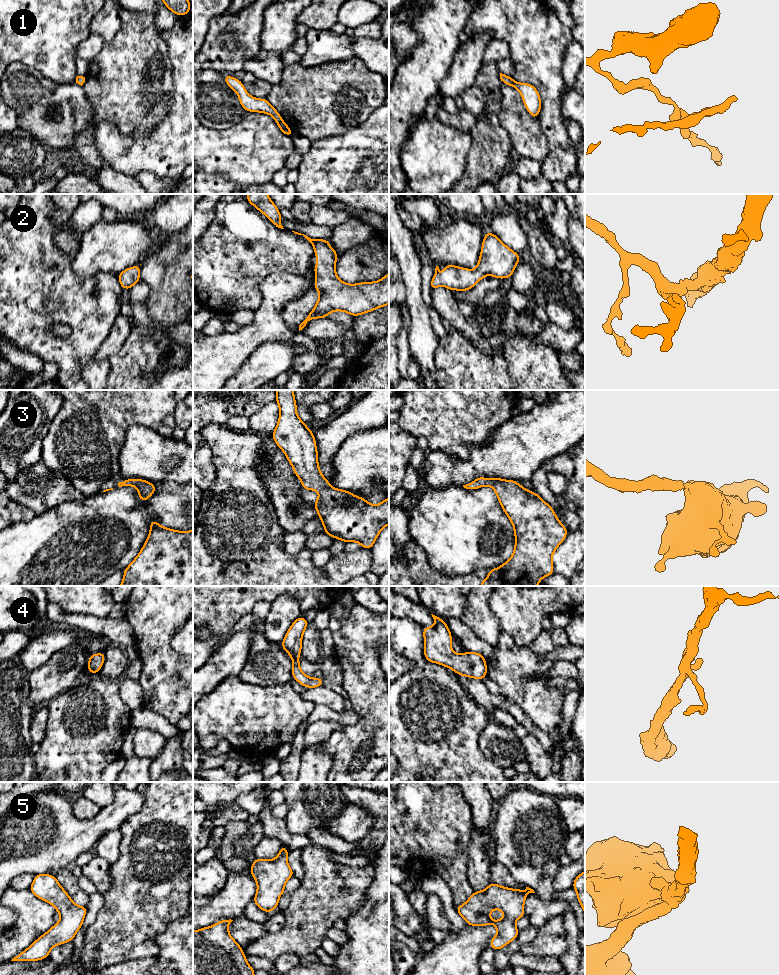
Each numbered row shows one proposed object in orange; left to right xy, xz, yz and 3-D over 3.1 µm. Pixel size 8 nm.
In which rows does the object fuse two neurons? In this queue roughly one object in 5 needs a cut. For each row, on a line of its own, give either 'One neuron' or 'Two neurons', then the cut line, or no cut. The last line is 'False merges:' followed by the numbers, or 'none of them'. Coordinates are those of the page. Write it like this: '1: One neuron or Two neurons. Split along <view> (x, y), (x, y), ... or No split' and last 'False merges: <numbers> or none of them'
1: One neuron. No split
2: One neuron. No split
3: One neuron. No split
4: One neuron. No split
5: One neuron. No split
False merges: none of them

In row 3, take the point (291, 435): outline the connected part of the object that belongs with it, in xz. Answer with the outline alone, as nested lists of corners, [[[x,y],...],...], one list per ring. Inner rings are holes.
[[[276,390],[276,402],[280,413],[278,424],[272,432],[273,439],[285,453],[295,475],[301,480],[301,486],[305,490],[319,492],[319,498],[314,501],[314,506],[324,526],[324,532],[333,540],[337,537],[345,543],[358,542],[362,549],[371,549],[381,530],[389,525],[389,497],[380,504],[373,505],[363,497],[354,496],[350,491],[331,487],[320,472],[314,434],[297,415],[294,390]]]

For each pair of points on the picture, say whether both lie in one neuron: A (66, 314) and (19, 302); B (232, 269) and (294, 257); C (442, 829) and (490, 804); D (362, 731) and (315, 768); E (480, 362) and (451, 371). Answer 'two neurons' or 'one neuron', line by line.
A: one neuron
B: one neuron
C: two neurons
D: two neurons
E: one neuron

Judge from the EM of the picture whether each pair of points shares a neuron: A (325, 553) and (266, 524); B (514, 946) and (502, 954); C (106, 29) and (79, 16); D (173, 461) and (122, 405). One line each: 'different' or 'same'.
A: different
B: same
C: different
D: different

